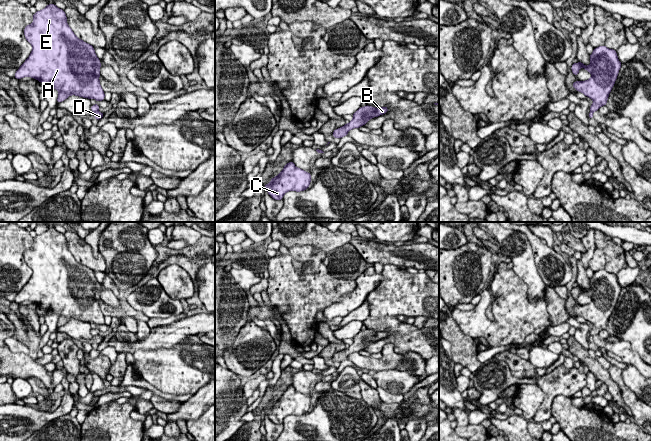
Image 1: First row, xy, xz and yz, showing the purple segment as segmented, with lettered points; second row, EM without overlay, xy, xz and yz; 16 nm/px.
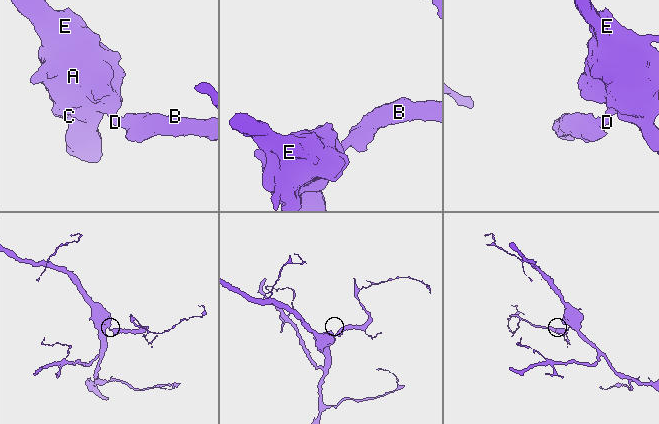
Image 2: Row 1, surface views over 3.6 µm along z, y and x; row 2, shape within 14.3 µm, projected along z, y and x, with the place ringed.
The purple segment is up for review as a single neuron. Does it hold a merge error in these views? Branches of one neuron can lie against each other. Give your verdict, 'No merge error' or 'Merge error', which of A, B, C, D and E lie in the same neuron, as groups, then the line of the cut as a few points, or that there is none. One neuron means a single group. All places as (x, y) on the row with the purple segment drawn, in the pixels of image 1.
Merge error. Groups: A C E / B D. Split along xy (97, 110), (94, 112)

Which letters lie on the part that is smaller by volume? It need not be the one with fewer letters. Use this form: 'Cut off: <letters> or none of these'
Cut off: B, D

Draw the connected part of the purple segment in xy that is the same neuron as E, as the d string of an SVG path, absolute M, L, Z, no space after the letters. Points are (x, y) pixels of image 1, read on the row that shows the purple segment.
M48 4L44 9L33 14L33 23L24 28L26 40L32 45L32 51L25 62L19 67L14 77L20 80L31 77L59 91L57 103L63 102L71 95L105 100L99 76L100 59L94 47L79 39L67 23L64 10L55 4Z

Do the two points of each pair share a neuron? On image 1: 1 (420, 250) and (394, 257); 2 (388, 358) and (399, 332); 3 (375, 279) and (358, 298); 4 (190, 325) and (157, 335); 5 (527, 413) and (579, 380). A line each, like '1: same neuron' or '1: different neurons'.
1: same neuron
2: different neurons
3: same neuron
4: same neuron
5: different neurons

